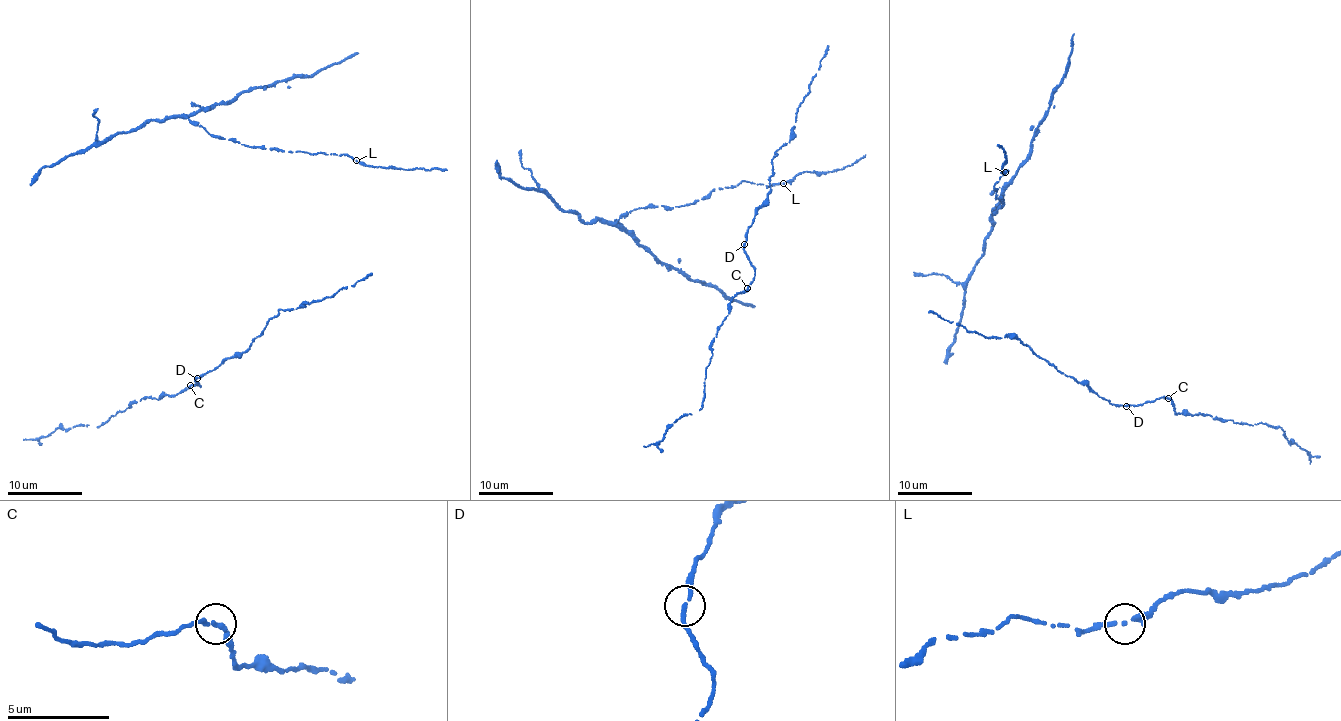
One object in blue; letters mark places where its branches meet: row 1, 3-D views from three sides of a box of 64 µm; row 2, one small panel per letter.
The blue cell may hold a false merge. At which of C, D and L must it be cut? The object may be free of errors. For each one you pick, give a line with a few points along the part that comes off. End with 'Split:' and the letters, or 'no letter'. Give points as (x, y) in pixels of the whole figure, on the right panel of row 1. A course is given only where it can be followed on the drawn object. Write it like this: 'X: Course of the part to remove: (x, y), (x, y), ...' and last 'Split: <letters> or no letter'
Split: no letter

